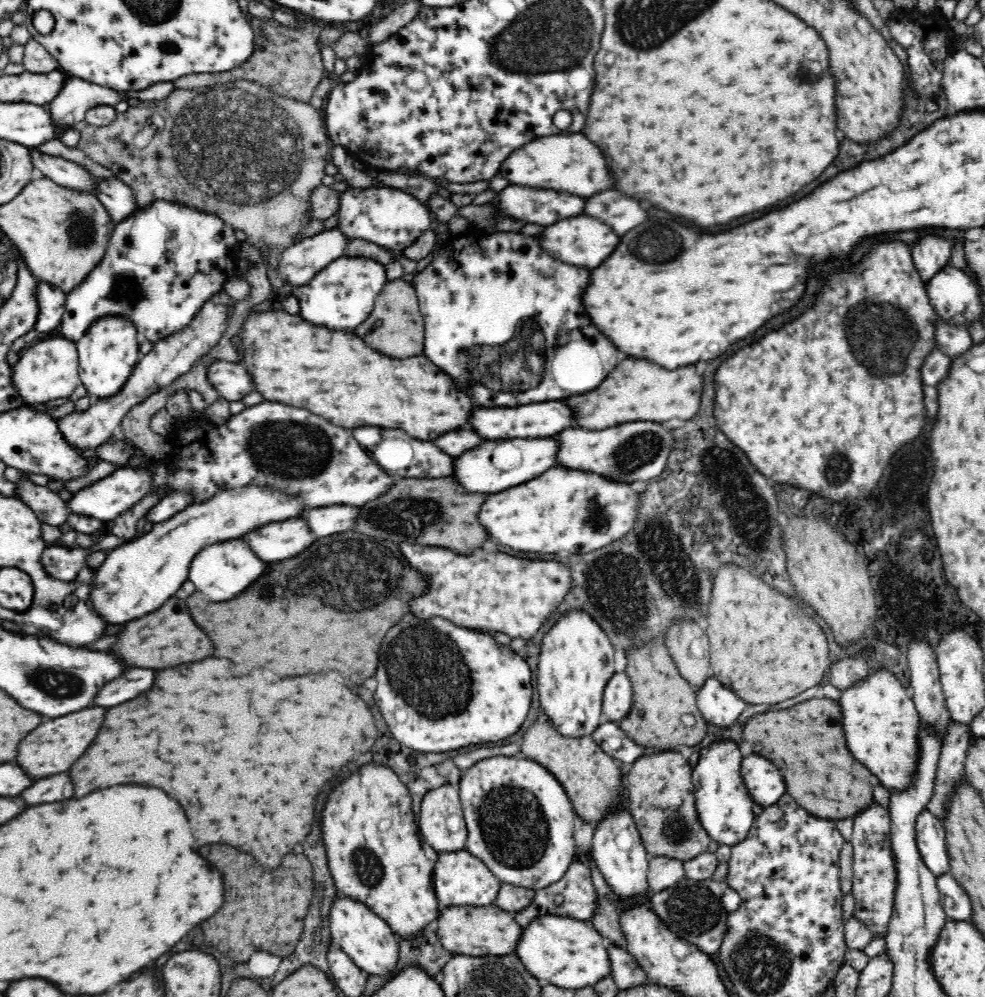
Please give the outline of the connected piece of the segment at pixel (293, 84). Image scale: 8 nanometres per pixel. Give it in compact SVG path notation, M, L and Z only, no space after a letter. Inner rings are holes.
M254 17L250 24L255 38L255 50L254 54L244 64L241 64L238 68L233 68L232 71L210 74L185 74L173 80L175 88L200 91L214 84L226 84L235 80L249 80L268 88L278 95L311 104L311 100L315 96L316 85L324 78L325 68L316 46L322 28L312 25L312 23L305 23L307 29L300 31L287 29L280 23L276 28L276 22L258 21Z

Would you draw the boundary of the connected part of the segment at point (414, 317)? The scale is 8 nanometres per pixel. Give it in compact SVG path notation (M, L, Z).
M402 277L389 281L377 296L373 311L366 322L362 322L354 332L362 336L366 344L388 356L406 358L420 354L424 346L425 325L419 308L418 295L412 282L409 283Z

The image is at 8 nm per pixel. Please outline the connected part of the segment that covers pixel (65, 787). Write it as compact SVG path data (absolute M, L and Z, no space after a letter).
M66 772L48 776L48 778L36 782L36 786L32 786L30 790L26 790L22 794L22 798L28 804L50 804L50 802L58 802L58 800L68 800L72 796L74 796L74 782L72 782L70 774L66 774Z

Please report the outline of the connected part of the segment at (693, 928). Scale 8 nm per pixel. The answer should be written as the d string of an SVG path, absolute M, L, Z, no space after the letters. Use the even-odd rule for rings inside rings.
M684 878L662 892L652 893L648 903L651 911L670 929L670 932L684 942L698 947L702 953L712 956L720 949L720 942L727 927L728 911L722 905L724 890L726 890L724 883L719 884L711 878L704 880Z

